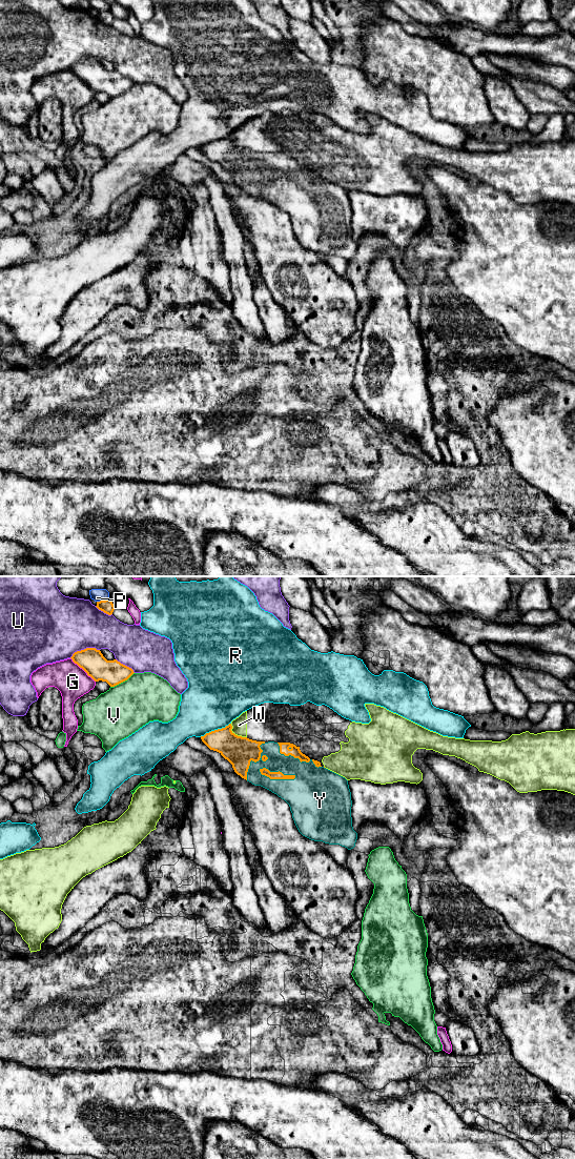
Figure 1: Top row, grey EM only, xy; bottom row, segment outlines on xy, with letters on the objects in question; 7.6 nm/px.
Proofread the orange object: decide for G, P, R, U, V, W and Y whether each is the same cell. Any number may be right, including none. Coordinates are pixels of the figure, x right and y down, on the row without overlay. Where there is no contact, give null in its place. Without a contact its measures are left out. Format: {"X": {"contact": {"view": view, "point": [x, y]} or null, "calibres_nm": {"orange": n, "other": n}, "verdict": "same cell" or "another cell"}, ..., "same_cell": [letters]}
{"G": {"contact": {"view": "xy", "point": [82, 79]}, "calibres_nm": {"orange": 190, "other": 240}, "verdict": "another cell"}, "P": {"contact": {"view": "xy", "point": [102, 12]}, "calibres_nm": {"orange": 100, "other": 100}, "verdict": "another cell"}, "R": {"contact": {"view": "xy", "point": [214, 141]}, "calibres_nm": {"orange": 220, "other": 440}, "verdict": "another cell"}, "U": {"contact": {"view": "xy", "point": [84, 60]}, "calibres_nm": {"orange": 190, "other": 460}, "verdict": "another cell"}, "V": {"contact": {"view": "xy", "point": [122, 93]}, "calibres_nm": {"orange": 180, "other": 380}, "verdict": "another cell"}, "W": {"contact": {"view": "xy", "point": [234, 145]}, "calibres_nm": {"orange": 220, "other": 110}, "verdict": "another cell"}, "Y": {"contact": {"view": "xy", "point": [279, 182]}, "calibres_nm": {"orange": 60, "other": 260}, "verdict": "same cell"}, "same_cell": ["Y"]}

